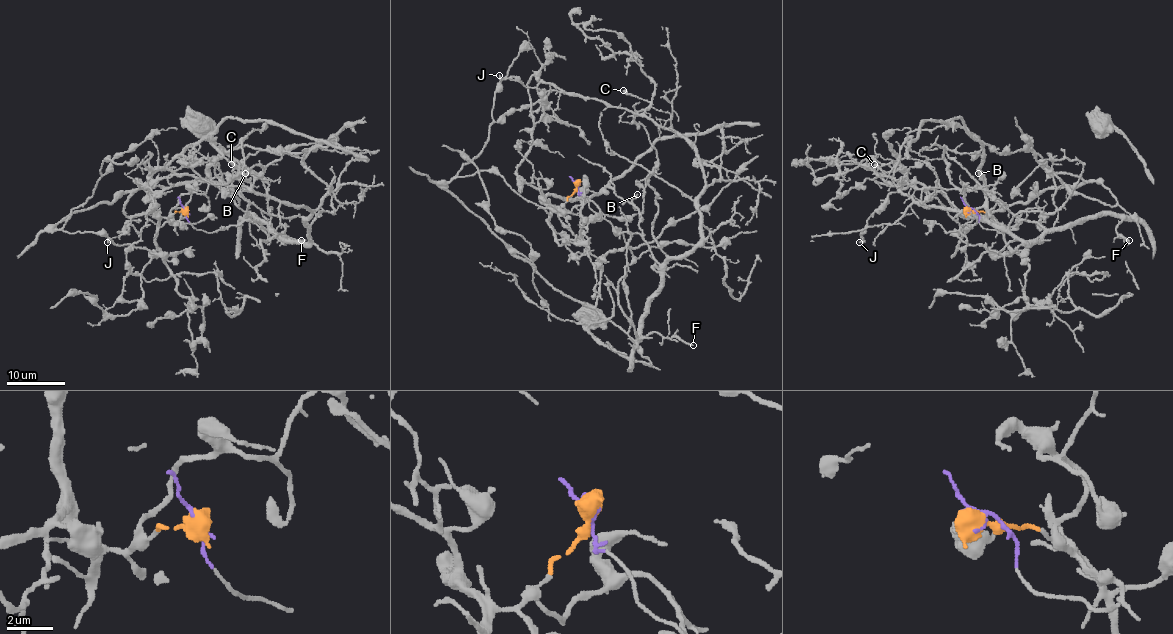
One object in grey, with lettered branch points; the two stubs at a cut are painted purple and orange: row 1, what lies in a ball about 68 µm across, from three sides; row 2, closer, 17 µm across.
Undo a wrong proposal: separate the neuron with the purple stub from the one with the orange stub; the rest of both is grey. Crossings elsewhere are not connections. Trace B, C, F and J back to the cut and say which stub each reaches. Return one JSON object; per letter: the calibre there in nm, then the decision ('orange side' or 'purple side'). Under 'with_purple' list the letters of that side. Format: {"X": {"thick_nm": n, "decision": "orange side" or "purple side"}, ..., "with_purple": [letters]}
{"B": {"thick_nm": 160, "decision": "purple side"}, "C": {"thick_nm": 360, "decision": "purple side"}, "F": {"thick_nm": 190, "decision": "purple side"}, "J": {"thick_nm": 180, "decision": "orange side"}, "with_purple": ["B", "C", "F"]}

